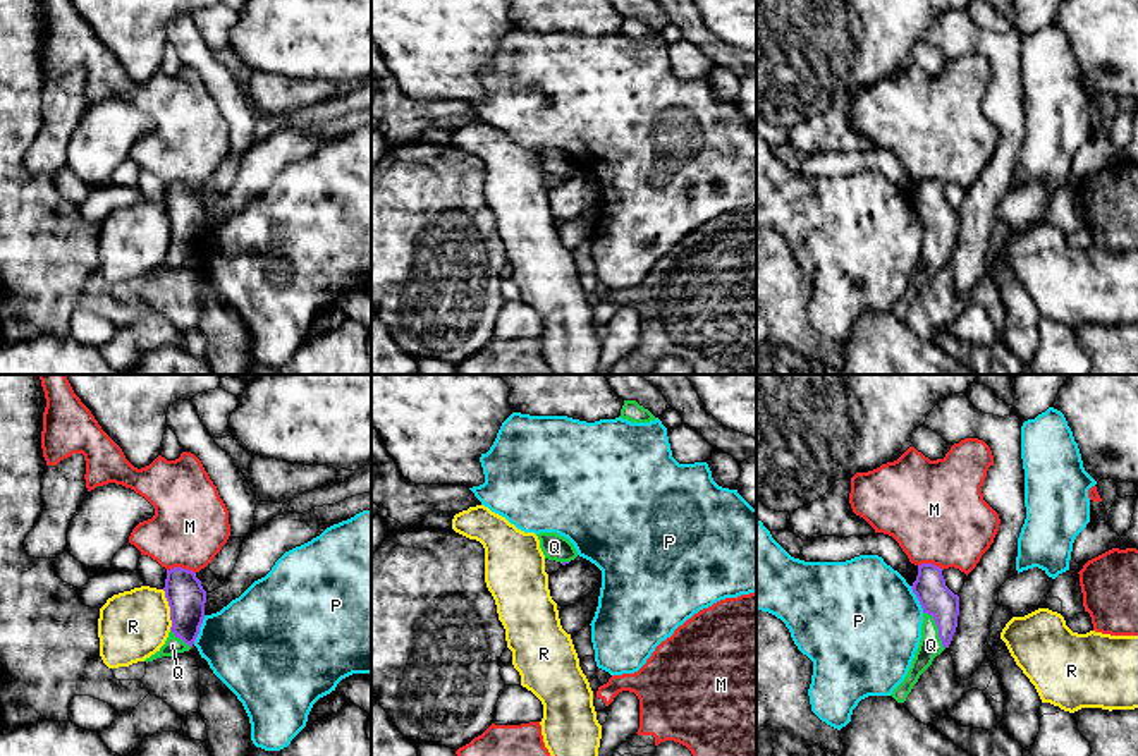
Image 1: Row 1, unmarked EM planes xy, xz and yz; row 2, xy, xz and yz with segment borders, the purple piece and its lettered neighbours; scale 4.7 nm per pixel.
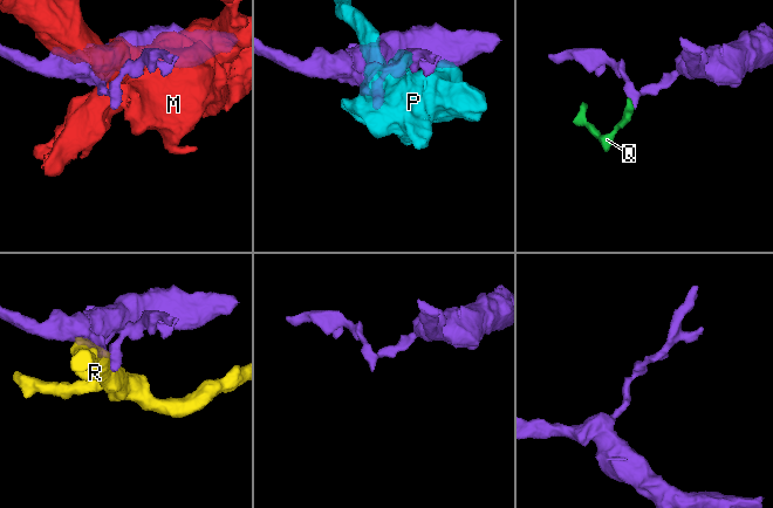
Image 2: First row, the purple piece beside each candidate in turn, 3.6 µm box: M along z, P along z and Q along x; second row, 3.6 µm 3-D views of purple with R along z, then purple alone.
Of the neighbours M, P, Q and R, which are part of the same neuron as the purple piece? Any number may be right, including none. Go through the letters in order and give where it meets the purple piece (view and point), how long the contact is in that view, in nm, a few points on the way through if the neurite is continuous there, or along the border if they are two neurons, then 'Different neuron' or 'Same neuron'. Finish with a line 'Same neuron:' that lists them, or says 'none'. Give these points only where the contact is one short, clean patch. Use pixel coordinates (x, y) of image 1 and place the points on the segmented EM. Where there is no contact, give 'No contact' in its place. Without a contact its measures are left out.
M: Touches purple at xy (181, 567). Shared border 140 nm. Different neuron
P: Touches purple at xy (198, 629). Shared border 150 nm. Different neuron
Q: Touches purple at yz (939, 629). Shared border 200 nm. Path across: yz (936, 598), (939, 603), (939, 629), (930, 645). Same neuron
R: Touches purple at xy (171, 610). Shared border 200 nm. Boundary: xy (162, 590), (169, 607), (171, 629). Different neuron
Same neuron: Q

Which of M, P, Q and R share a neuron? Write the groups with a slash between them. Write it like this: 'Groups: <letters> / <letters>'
Groups: M / P / Q / R

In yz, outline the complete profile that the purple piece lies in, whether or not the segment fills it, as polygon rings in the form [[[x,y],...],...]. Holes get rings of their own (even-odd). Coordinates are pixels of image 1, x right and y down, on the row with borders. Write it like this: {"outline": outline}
{"outline": [[[933,564],[918,565],[918,576],[911,589],[923,608],[921,639],[908,675],[890,694],[897,703],[906,701],[933,658],[949,648],[959,615],[959,596],[945,586],[940,567]]]}

